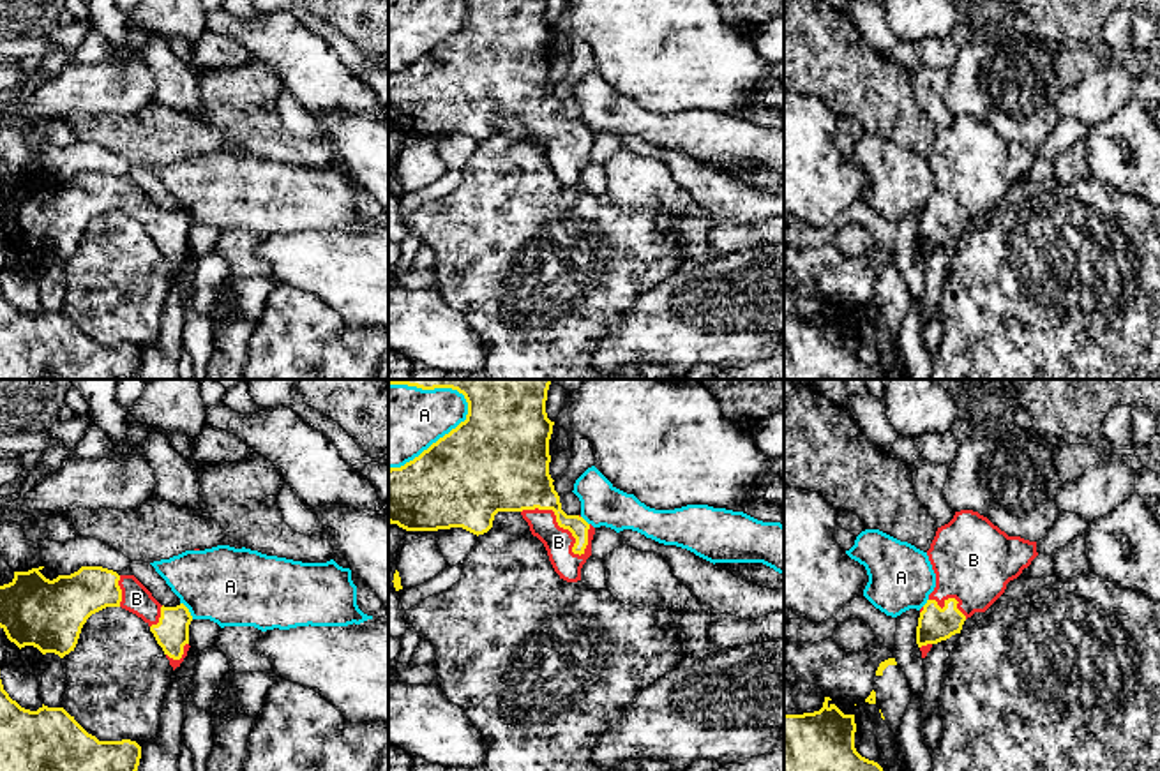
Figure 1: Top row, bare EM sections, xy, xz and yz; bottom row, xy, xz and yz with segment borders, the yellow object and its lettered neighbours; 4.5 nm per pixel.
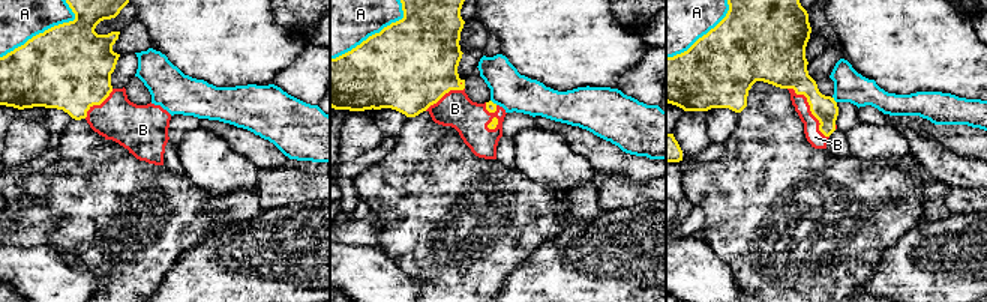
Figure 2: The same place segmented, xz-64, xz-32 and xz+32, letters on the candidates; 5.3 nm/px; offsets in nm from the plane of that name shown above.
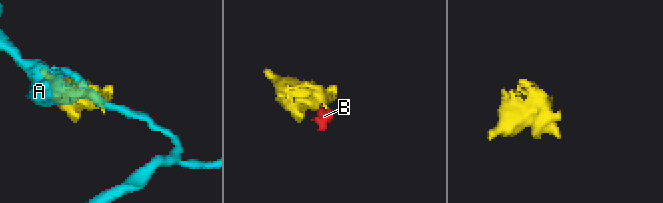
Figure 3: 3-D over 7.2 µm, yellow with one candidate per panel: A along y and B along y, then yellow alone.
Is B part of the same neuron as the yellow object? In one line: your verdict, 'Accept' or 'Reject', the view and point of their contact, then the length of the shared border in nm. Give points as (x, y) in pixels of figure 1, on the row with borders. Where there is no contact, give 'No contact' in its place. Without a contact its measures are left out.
Accept. Touches yellow at xz (558, 524). Shared border 360 nm

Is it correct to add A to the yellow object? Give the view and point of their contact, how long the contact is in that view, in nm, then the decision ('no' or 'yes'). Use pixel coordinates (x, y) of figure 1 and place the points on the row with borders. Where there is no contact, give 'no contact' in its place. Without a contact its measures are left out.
meets yellow in xz at (440, 438); contact 480 nm long; no

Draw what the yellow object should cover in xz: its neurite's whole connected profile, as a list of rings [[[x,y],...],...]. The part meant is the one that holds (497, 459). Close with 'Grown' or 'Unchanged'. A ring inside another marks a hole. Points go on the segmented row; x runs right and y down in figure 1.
[[[388,379],[390,385],[408,385],[422,390],[452,388],[468,402],[466,420],[433,443],[418,457],[401,468],[388,469],[388,522],[406,531],[438,531],[463,528],[484,535],[493,528],[498,512],[519,512],[549,556],[560,579],[581,580],[581,568],[591,556],[595,528],[581,515],[567,515],[549,475],[549,439],[553,425],[546,413],[551,379]]]. Grown

